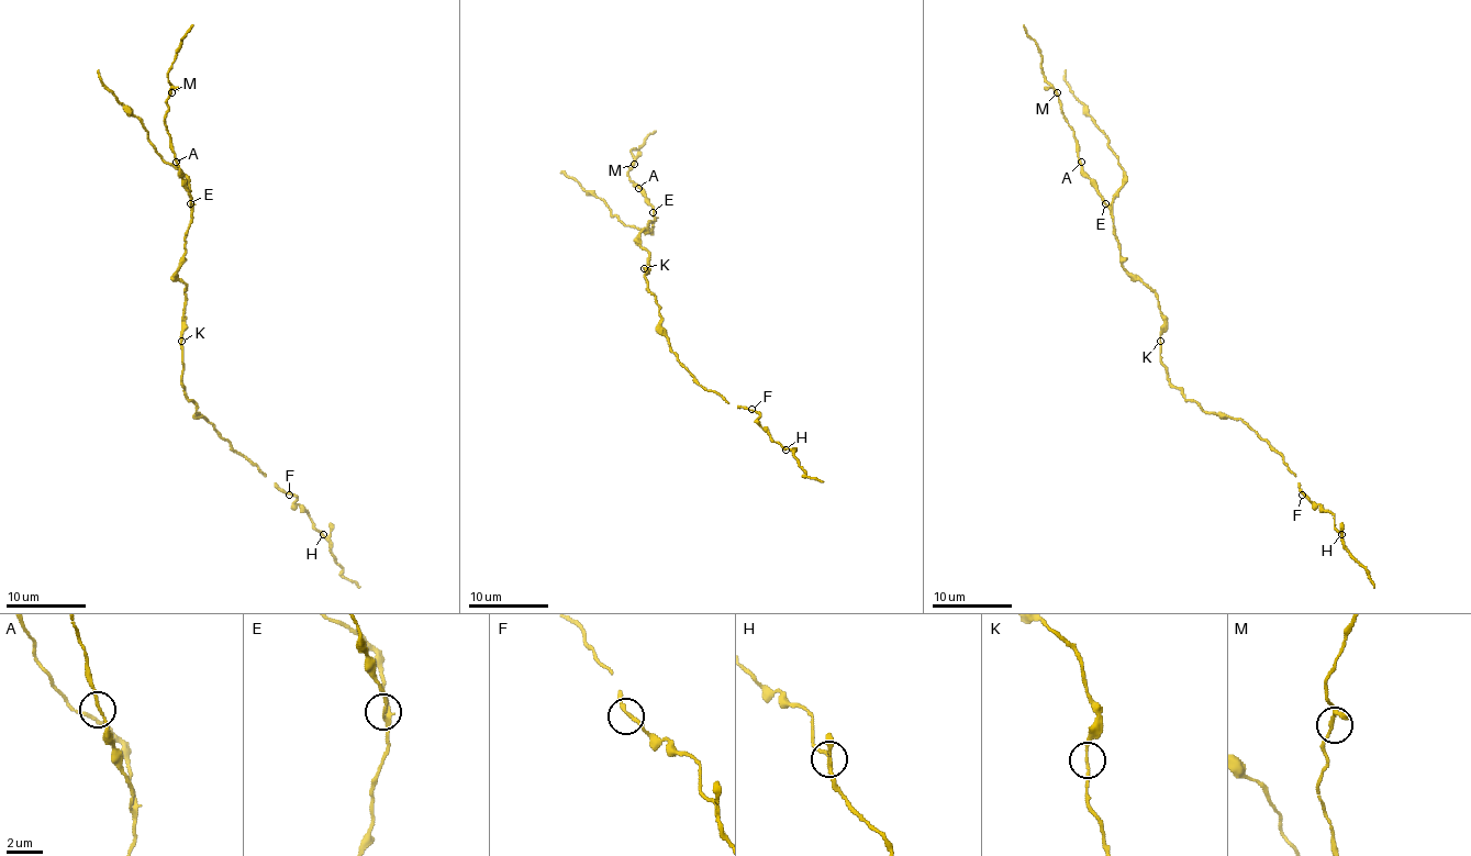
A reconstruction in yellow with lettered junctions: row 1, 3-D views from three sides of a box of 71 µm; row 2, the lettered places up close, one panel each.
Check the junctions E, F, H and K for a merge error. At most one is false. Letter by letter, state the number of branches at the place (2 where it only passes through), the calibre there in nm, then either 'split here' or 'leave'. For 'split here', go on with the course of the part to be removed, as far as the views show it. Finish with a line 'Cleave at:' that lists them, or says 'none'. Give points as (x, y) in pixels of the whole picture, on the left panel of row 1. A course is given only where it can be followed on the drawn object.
E: 3 branches meet; 150 nm thick; leave
F: 2 branches meet; 160 nm thick; leave
H: 3 branches meet; 130 nm thick; leave
K: 2 branches meet; 150 nm thick; leave
Cleave at: none

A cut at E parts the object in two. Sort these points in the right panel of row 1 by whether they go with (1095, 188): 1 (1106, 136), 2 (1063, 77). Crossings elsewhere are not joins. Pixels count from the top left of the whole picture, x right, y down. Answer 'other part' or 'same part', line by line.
1: other part
2: other part

